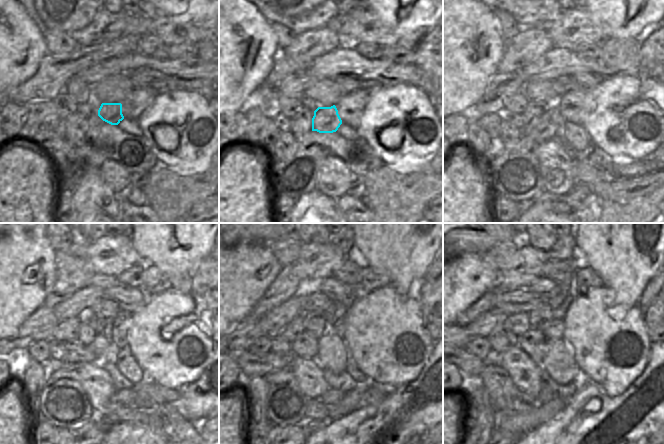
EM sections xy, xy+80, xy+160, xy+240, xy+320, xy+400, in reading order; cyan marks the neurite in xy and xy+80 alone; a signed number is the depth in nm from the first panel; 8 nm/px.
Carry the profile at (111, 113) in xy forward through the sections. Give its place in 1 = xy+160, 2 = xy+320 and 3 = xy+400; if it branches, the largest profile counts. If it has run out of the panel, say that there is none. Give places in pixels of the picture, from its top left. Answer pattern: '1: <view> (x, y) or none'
1: xy+160 (546, 127)
2: xy+320 (250, 365)
3: xy+400 (471, 366)

